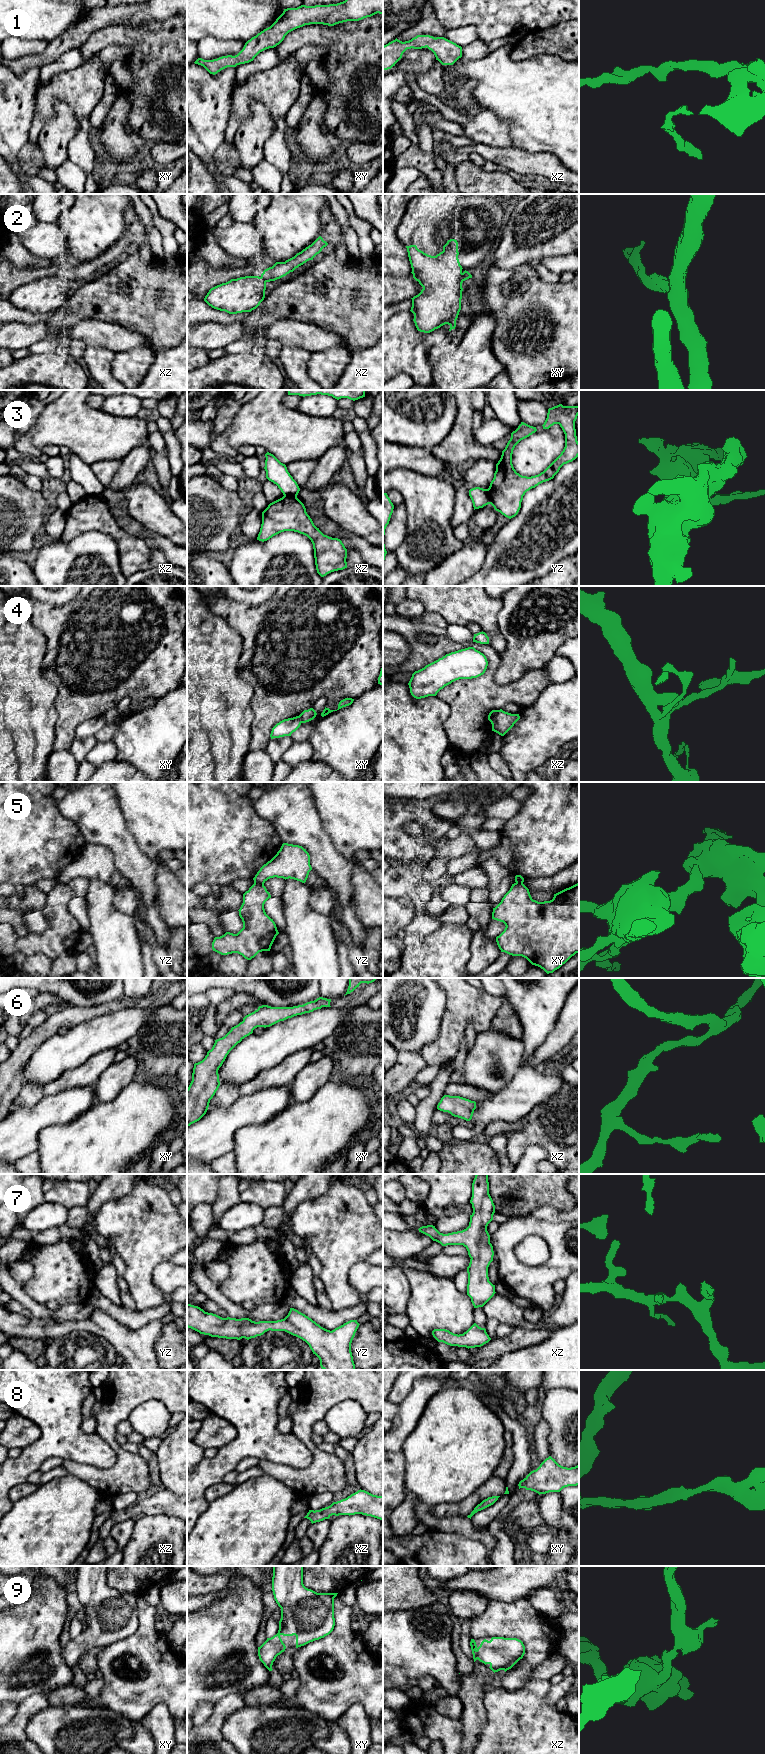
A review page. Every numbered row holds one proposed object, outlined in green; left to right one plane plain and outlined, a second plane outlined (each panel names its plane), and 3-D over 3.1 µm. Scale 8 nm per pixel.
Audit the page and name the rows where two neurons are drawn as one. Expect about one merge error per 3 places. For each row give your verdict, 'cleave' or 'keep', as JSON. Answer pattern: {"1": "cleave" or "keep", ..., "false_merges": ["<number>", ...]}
{"1": "keep", "2": "cleave", "3": "cleave", "4": "cleave", "5": "cleave", "6": "keep", "7": "keep", "8": "keep", "9": "keep", "false_merges": ["2", "3", "4", "5"]}

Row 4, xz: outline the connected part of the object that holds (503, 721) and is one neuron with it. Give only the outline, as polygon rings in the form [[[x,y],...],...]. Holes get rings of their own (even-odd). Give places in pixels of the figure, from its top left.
[[[502,709],[497,710],[491,722],[492,731],[504,736],[519,719],[519,714],[511,714]]]

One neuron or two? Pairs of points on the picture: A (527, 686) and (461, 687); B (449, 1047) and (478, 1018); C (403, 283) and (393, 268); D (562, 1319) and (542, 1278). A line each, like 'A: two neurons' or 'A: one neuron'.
A: one neuron
B: one neuron
C: two neurons
D: two neurons

